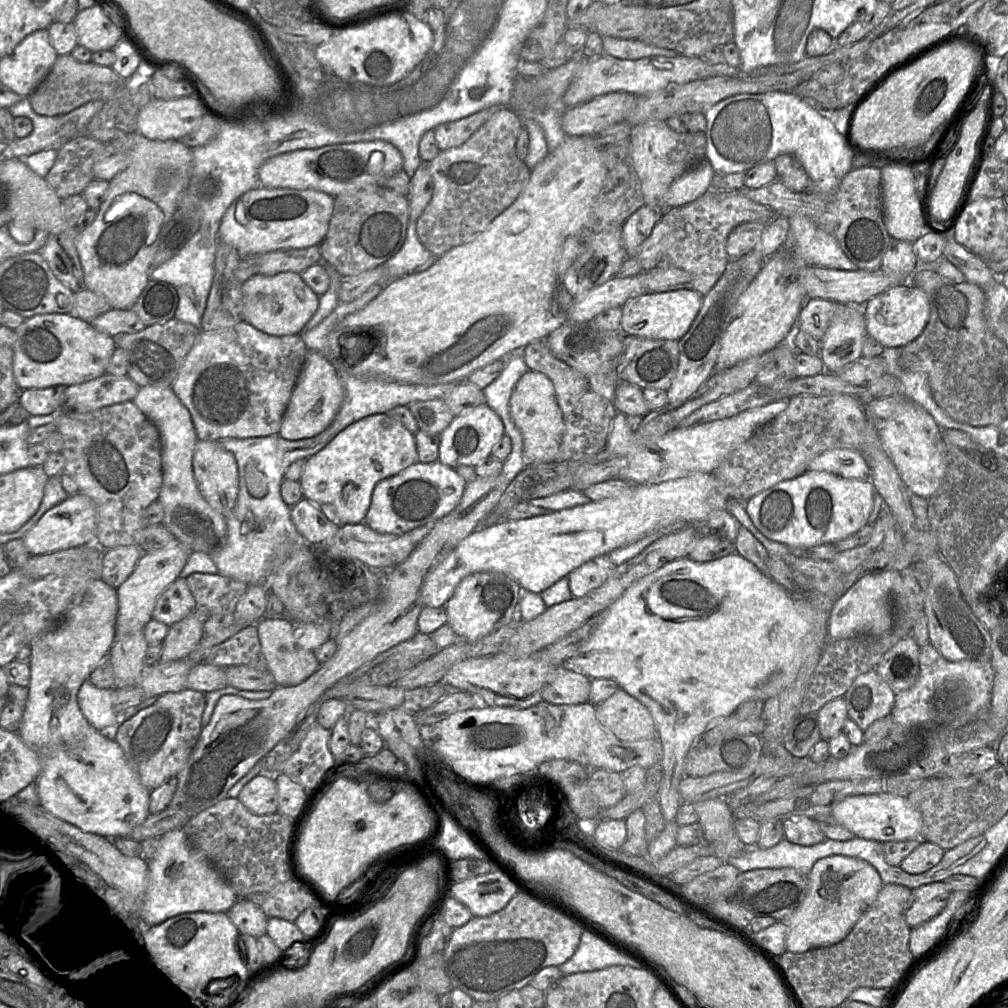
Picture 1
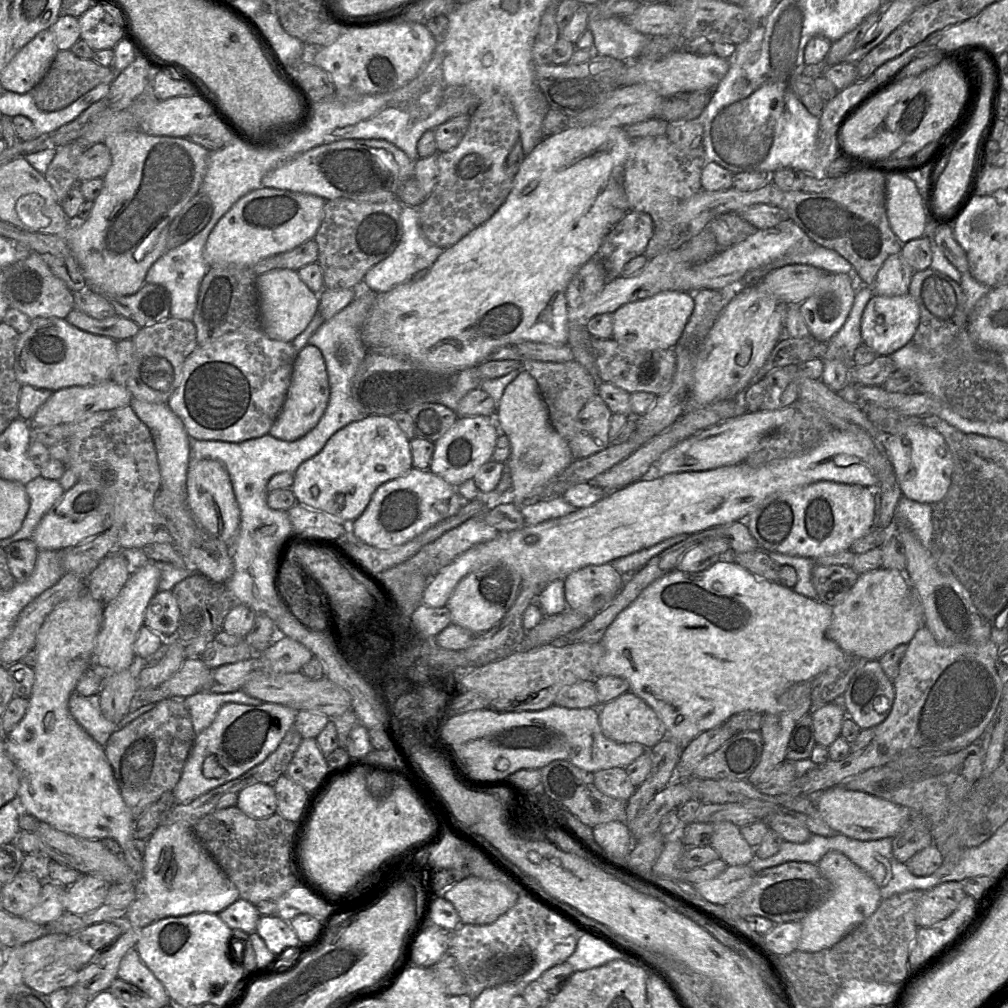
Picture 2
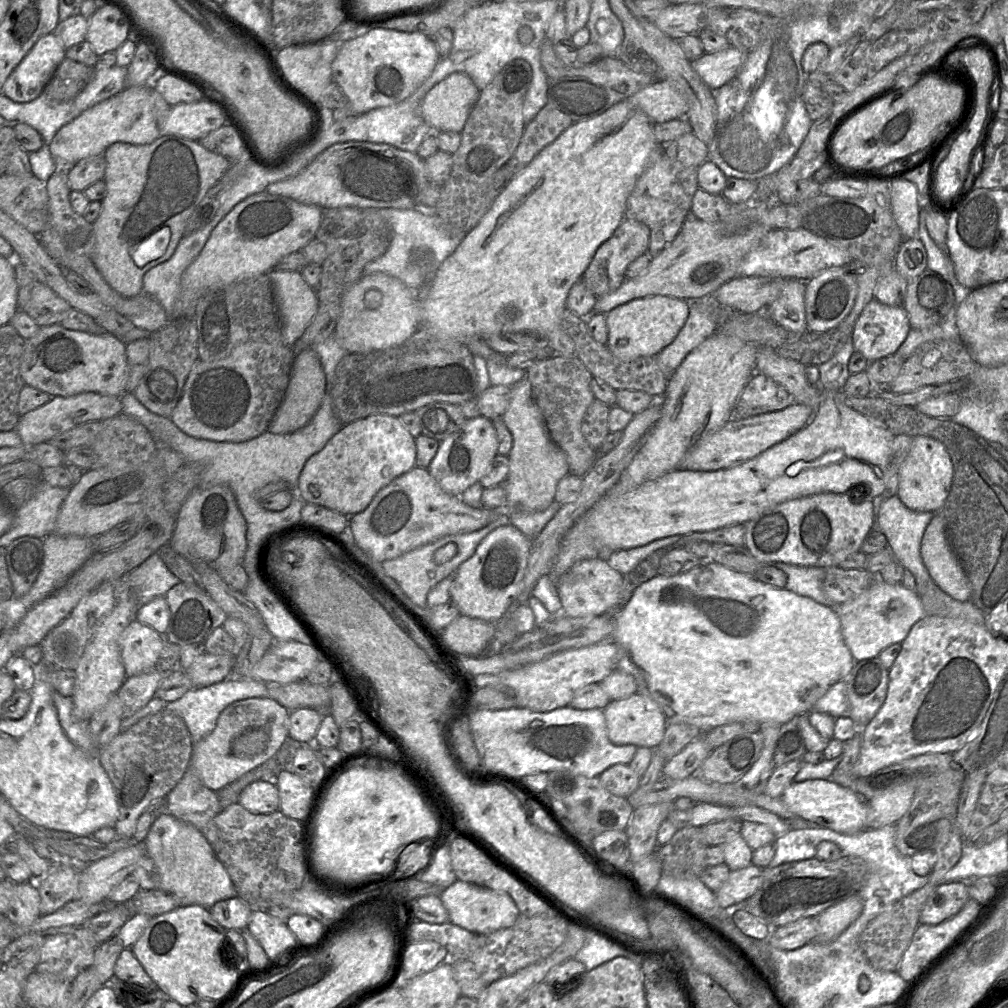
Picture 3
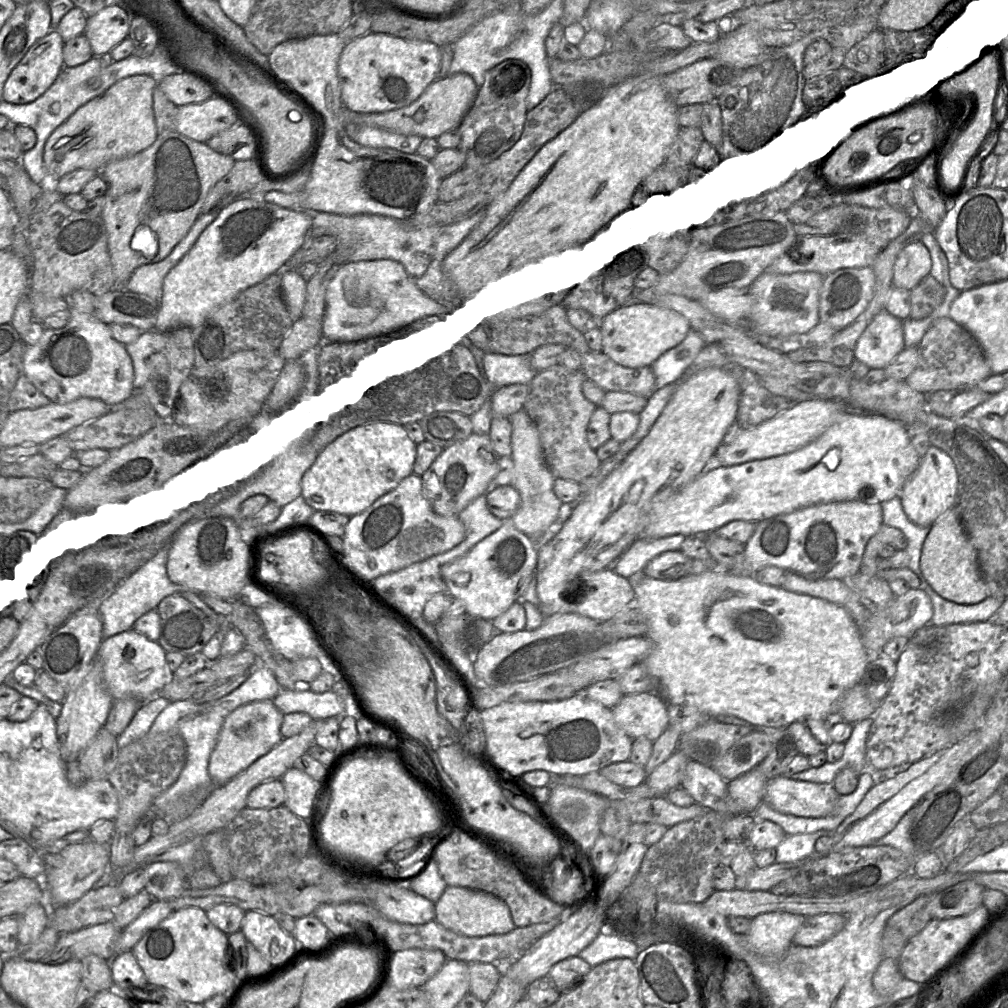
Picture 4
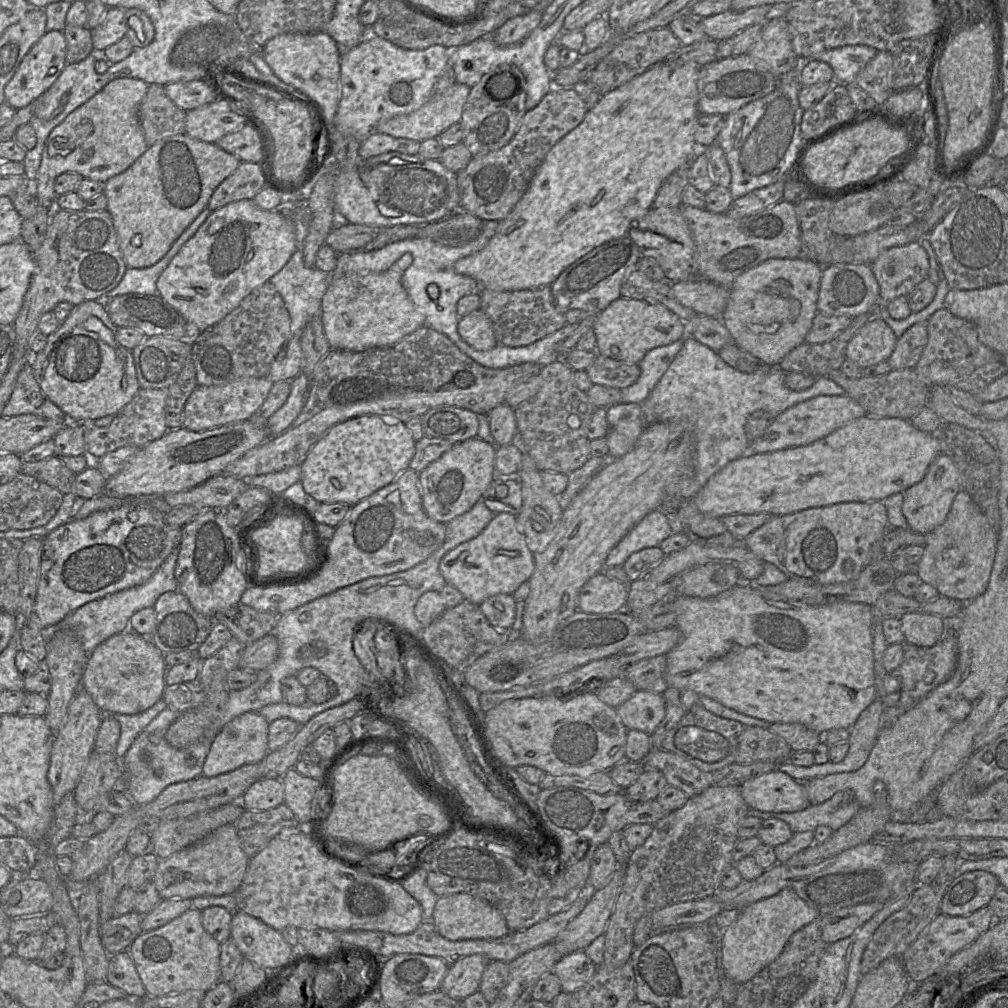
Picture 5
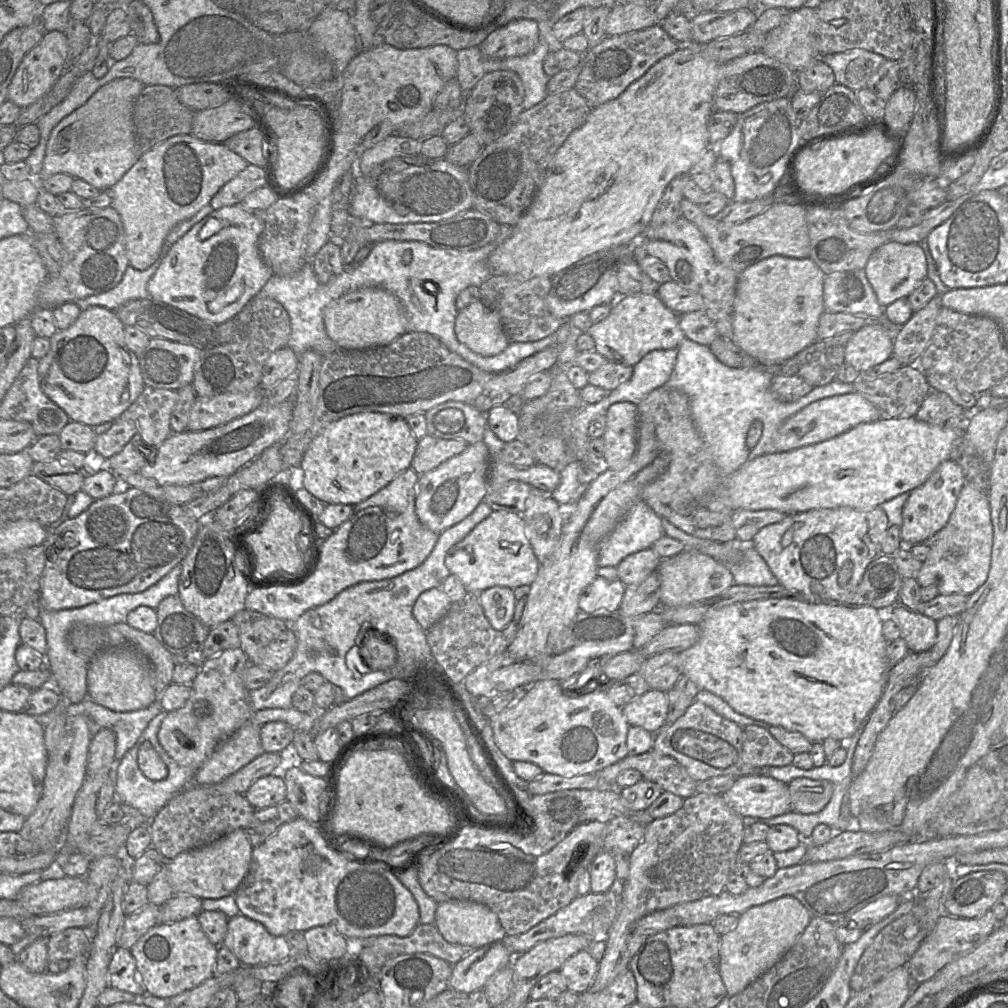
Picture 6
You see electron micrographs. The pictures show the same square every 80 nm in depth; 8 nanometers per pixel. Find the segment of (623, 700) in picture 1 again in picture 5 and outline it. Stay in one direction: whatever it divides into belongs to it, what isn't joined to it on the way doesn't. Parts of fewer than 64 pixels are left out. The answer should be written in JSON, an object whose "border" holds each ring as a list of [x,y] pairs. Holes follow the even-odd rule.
{"border":[[[637,690],[615,709],[627,730],[652,735],[665,716],[666,702],[662,694]]]}

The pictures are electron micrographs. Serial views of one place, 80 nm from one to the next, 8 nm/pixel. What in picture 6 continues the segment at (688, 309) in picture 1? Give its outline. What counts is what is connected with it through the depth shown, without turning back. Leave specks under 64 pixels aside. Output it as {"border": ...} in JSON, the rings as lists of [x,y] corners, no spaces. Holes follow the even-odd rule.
{"border":[[[636,293],[618,296],[611,305],[606,319],[581,332],[593,338],[594,351],[608,361],[633,367],[650,351],[677,349],[685,338],[679,326],[679,314],[667,308],[657,295]]]}

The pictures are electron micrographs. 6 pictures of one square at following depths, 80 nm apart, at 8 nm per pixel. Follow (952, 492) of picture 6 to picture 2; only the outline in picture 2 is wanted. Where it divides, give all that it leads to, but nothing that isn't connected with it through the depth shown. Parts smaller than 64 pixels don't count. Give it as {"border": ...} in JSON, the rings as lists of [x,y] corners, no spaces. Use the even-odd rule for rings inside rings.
{"border":[[[921,424],[913,425],[901,433],[887,435],[885,449],[893,466],[902,496],[930,505],[945,496],[951,483],[952,458],[939,432]]]}

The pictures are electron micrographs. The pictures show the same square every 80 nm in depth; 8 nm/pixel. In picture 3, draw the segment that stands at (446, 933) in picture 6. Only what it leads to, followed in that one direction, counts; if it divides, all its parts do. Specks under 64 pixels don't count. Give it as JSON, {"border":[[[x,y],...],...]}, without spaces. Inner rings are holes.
{"border":[[[456,880],[444,889],[440,898],[447,909],[449,922],[475,934],[489,934],[510,928],[520,914],[515,902],[507,893],[461,880]]]}

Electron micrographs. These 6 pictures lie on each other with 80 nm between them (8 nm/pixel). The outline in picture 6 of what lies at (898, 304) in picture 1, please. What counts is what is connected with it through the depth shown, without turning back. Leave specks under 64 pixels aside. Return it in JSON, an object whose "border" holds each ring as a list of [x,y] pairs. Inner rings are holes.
{"border":[[[871,322],[855,331],[845,348],[845,362],[861,374],[893,354],[893,336],[880,323]]]}

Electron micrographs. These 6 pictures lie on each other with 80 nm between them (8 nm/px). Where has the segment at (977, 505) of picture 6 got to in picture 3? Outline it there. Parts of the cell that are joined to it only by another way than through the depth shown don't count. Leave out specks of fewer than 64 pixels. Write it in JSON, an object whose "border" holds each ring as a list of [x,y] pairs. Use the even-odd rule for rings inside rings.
{"border":[[[935,513],[925,529],[921,557],[931,579],[944,593],[960,602],[970,601],[970,582],[947,540],[941,514]]]}

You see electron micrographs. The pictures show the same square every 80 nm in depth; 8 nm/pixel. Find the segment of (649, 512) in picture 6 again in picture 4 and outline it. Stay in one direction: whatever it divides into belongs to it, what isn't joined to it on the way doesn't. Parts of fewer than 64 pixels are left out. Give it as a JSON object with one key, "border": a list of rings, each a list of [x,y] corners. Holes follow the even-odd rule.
{"border":[[[671,535],[663,538],[647,539],[637,537],[616,560],[611,568],[620,576],[628,579],[637,572],[642,571],[655,557],[674,550],[680,550],[683,535]]]}

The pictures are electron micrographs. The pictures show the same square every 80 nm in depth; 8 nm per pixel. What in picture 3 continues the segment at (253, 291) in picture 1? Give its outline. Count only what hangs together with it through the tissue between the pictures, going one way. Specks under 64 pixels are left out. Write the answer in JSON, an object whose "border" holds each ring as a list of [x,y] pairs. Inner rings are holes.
{"border":[[[270,270],[268,273],[280,317],[284,344],[293,346],[315,317],[319,301],[300,271]]]}

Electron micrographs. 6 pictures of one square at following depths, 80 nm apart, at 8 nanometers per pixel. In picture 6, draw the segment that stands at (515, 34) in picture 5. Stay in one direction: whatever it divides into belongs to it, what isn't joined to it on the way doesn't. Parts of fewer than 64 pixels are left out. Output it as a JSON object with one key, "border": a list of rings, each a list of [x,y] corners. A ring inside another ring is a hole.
{"border":[[[516,19],[499,27],[478,46],[483,56],[505,59],[531,53],[539,40],[539,23],[531,19]]]}

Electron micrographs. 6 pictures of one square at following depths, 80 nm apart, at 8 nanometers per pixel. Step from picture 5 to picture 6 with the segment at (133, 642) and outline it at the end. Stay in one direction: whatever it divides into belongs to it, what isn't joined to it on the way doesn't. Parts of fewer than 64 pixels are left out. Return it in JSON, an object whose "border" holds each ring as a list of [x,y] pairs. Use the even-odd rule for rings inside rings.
{"border":[[[117,647],[98,653],[88,665],[86,685],[87,698],[115,712],[143,710],[156,701],[151,665],[133,647]]]}

